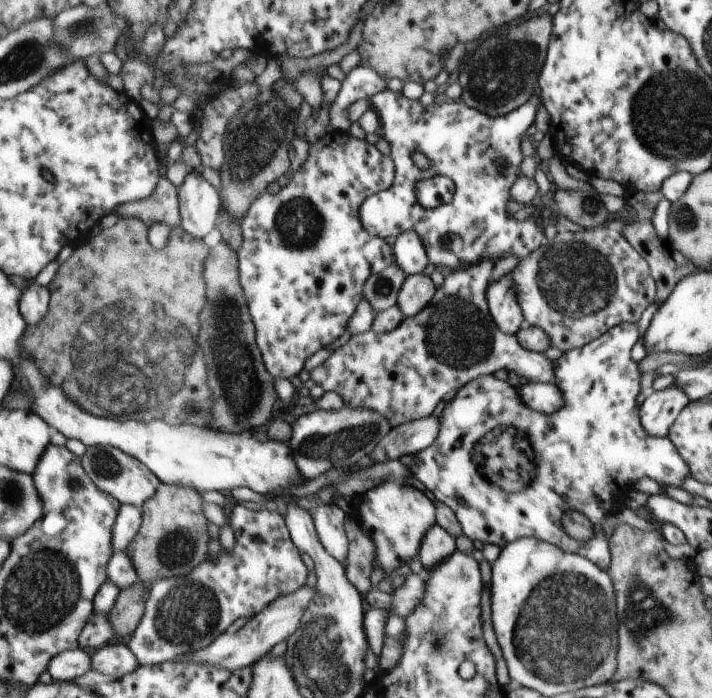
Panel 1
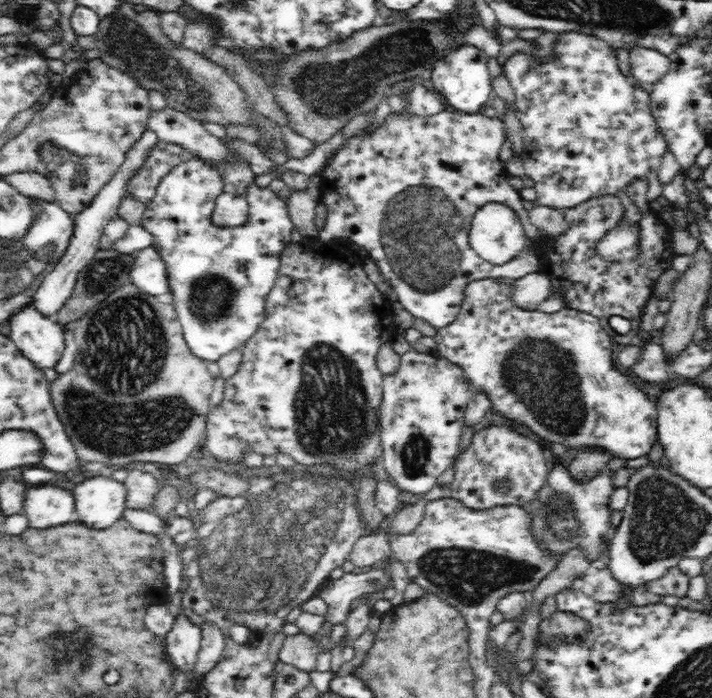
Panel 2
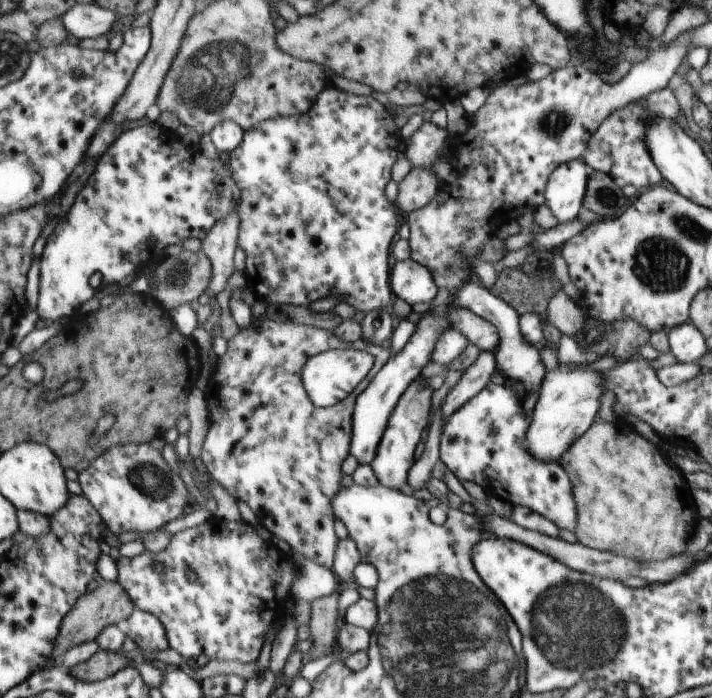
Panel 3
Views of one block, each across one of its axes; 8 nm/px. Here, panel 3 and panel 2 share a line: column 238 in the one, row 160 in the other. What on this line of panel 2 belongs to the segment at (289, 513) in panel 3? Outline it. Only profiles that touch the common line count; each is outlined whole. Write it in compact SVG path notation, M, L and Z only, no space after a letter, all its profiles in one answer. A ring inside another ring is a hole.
M440 112L438 115L425 117L398 117L391 113L382 127L377 129L370 136L354 136L348 140L348 144L337 153L334 160L326 167L325 171L320 176L320 189L322 191L322 201L327 206L327 223L325 229L320 232L318 241L324 243L331 243L332 238L341 238L348 240L352 245L363 247L368 254L368 257L375 261L379 268L380 274L384 280L387 280L393 289L397 292L398 301L409 311L414 317L421 318L428 324L435 326L437 329L450 324L450 321L458 315L460 302L462 302L462 288L464 284L468 284L470 280L482 278L482 276L499 276L500 278L520 278L524 274L528 274L532 269L539 269L546 266L546 255L542 255L538 248L534 247L534 238L539 232L539 228L531 223L529 217L529 210L526 210L522 205L523 198L519 195L516 189L510 186L506 181L504 166L502 161L498 158L498 152L503 142L505 135L503 133L504 124L495 117L486 117L479 113L459 113L459 112ZM488 202L500 202L500 204L507 204L511 206L520 217L523 223L524 241L523 246L508 260L504 262L490 262L482 258L470 242L471 222L474 220L474 212L478 212L483 204Z

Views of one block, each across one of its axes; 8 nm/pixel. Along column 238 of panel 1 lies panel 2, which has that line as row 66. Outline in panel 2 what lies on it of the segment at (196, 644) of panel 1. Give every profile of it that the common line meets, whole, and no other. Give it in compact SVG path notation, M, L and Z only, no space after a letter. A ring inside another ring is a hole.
M563 33L559 36L555 44L555 53L557 57L549 63L543 65L538 63L535 58L522 53L516 53L507 61L503 61L505 65L505 76L514 88L516 109L518 120L522 124L522 137L524 152L521 153L521 160L524 165L524 170L529 178L534 180L534 188L536 190L535 204L547 206L556 210L565 210L574 208L579 204L585 203L587 200L603 197L616 197L627 209L627 220L640 220L643 216L642 212L636 212L636 205L630 200L627 195L627 186L633 179L646 179L649 184L648 199L652 202L659 196L663 196L664 185L659 182L657 171L661 167L661 158L666 154L667 146L662 133L658 130L659 126L652 115L652 107L650 107L651 97L648 92L642 91L636 87L629 79L622 74L620 66L618 66L617 51L612 49L604 40L580 33Z

